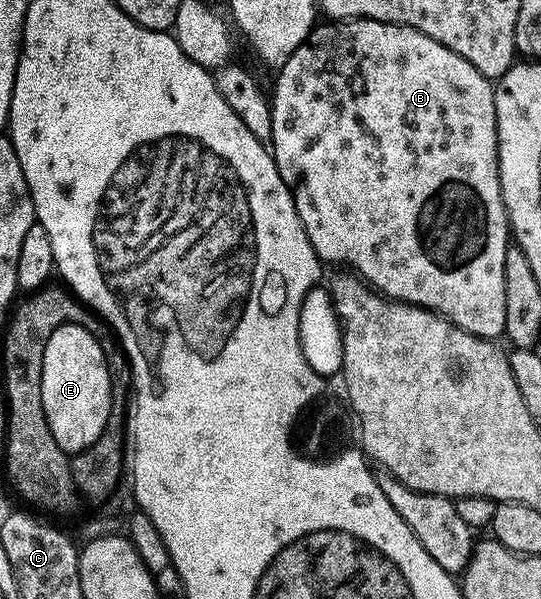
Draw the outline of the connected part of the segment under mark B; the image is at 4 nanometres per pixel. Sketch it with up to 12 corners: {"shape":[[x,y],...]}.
{"shape":[[400,23],[277,68],[323,264],[504,332],[495,84]]}

